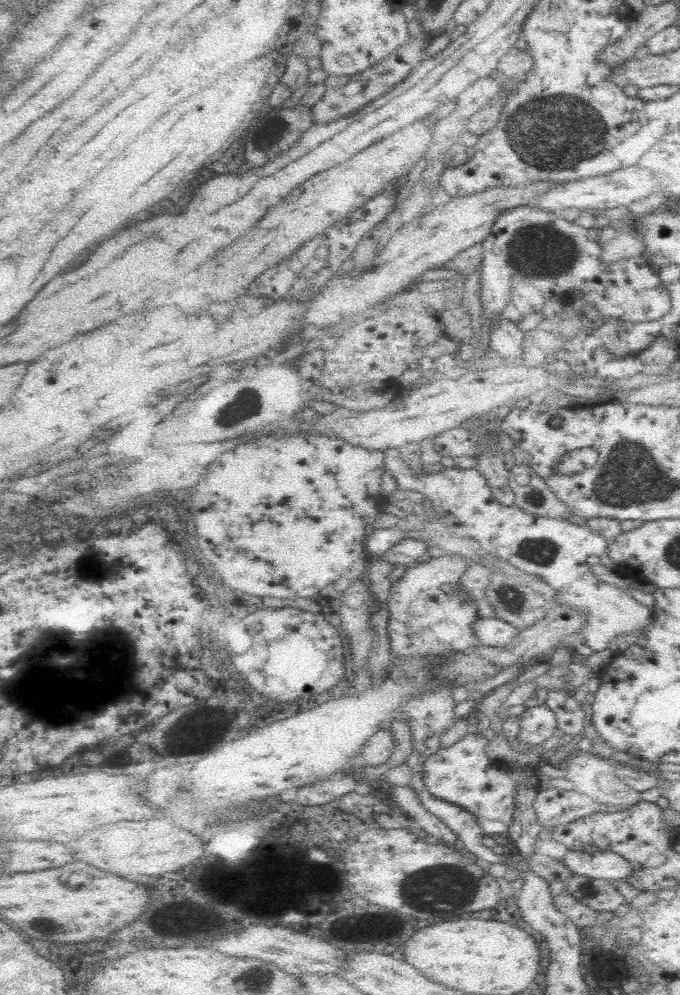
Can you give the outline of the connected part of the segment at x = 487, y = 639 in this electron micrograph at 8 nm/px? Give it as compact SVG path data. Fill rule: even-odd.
M487 611L478 622L474 622L473 631L480 644L503 647L520 632L520 629Z

